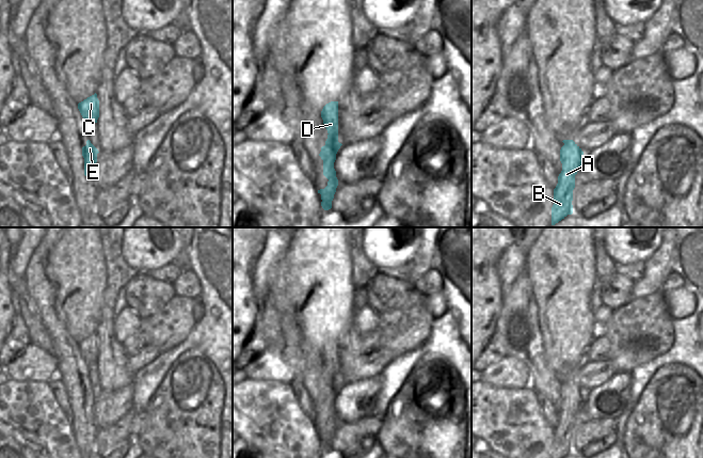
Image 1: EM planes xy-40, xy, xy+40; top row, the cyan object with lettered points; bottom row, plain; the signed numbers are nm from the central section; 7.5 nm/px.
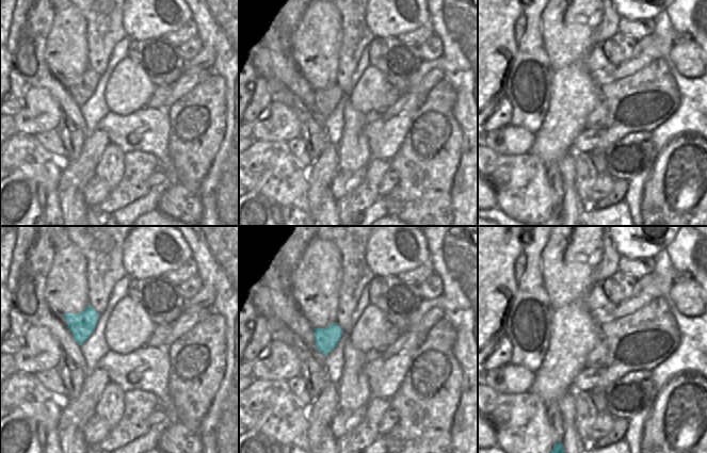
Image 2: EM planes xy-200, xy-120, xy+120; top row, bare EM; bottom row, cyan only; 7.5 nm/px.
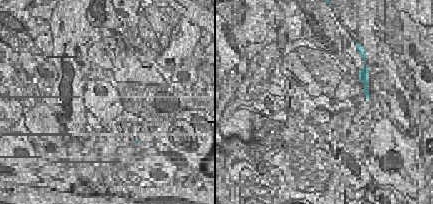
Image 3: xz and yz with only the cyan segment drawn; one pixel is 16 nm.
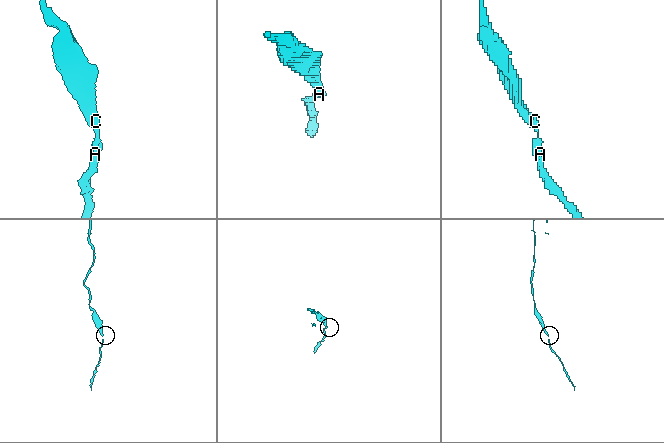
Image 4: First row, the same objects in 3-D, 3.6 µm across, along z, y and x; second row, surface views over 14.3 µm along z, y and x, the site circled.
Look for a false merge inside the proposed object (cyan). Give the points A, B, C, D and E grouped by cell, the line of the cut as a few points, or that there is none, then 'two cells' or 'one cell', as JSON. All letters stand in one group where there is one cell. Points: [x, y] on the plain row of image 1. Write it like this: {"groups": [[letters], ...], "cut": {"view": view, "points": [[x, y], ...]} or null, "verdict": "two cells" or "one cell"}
{"groups": [["A", "B", "C", "D", "E"]], "cut": null, "verdict": "one cell"}

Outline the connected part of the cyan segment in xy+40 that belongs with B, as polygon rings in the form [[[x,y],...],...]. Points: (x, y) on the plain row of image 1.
[[[563,379],[564,384],[560,389],[562,410],[558,415],[558,423],[554,428],[554,444],[552,458],[564,458],[573,453],[573,429],[575,427],[575,414],[584,405],[584,391],[573,379]]]

